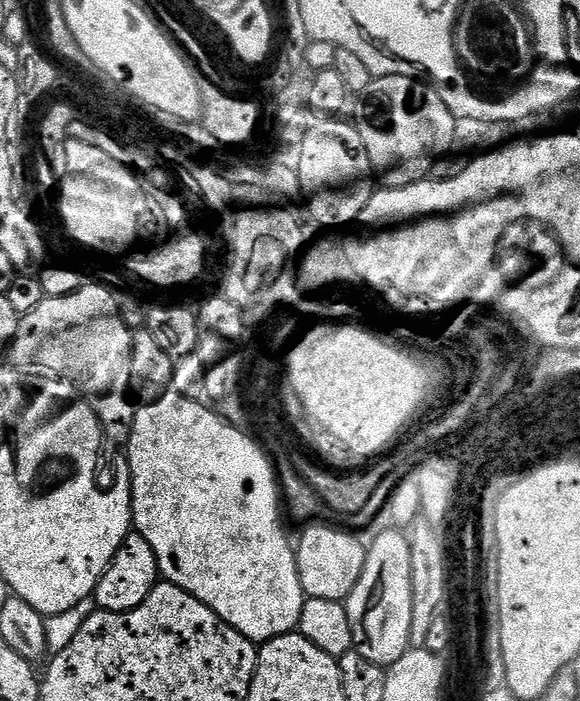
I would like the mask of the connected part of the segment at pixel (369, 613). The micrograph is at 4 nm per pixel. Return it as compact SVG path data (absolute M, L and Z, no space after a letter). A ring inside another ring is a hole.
M389 531L382 533L373 544L367 545L368 557L364 563L362 578L358 578L346 601L353 649L362 654L362 658L370 658L370 662L385 670L408 652L411 630L411 546L409 537L403 531Z

